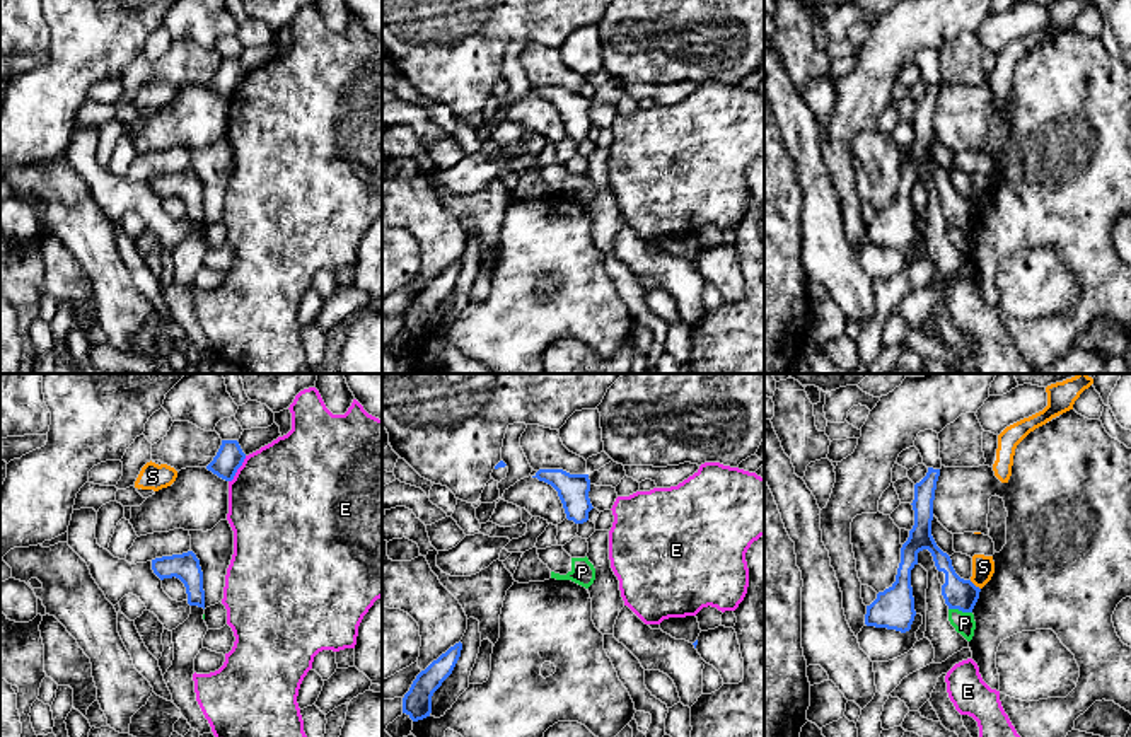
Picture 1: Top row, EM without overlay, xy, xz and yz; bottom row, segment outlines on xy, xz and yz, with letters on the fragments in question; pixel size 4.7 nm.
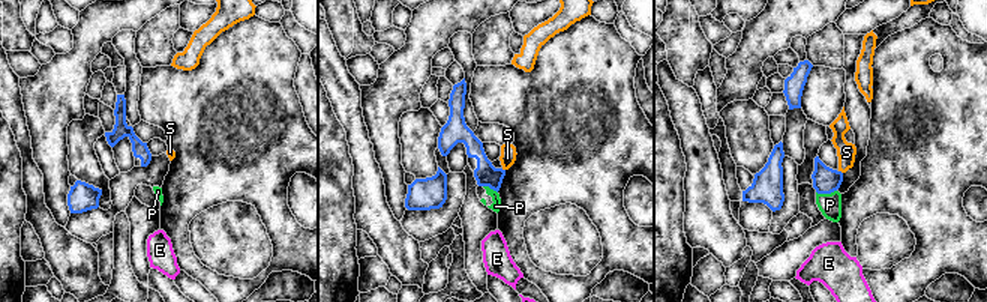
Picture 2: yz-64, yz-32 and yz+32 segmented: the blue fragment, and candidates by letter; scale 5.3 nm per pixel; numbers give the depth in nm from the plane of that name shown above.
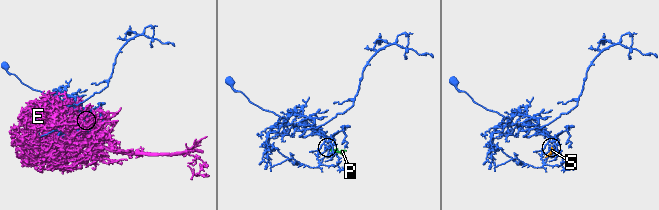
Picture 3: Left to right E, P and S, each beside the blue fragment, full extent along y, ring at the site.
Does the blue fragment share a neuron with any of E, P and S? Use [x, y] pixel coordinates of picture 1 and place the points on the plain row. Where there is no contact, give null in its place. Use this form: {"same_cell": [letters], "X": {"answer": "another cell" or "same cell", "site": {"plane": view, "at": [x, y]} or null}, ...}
{"same_cell": [], "E": {"answer": "another cell", "site": {"plane": "xy", "at": [237, 86]}}, "P": {"answer": "another cell", "site": {"plane": "yz", "at": [961, 227]}}, "S": {"answer": "another cell", "site": {"plane": "yz", "at": [973, 202]}}}

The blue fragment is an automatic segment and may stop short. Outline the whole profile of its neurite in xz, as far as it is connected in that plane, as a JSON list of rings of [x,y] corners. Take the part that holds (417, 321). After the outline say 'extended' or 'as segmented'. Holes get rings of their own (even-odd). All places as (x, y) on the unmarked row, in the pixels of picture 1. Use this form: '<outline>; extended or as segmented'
[[[455,261],[437,278],[433,278],[425,288],[421,288],[413,299],[409,309],[403,316],[403,331],[413,339],[423,338],[432,331],[432,314],[442,304],[442,300],[452,292],[459,275],[462,261]]]; as segmented

